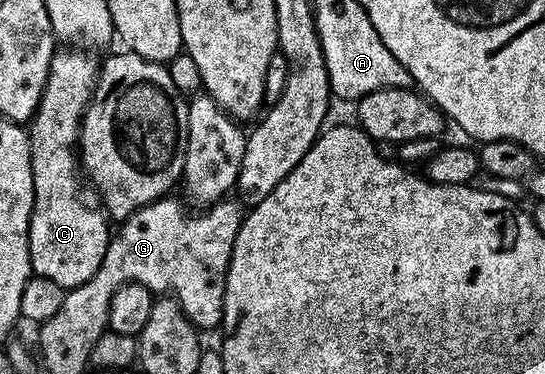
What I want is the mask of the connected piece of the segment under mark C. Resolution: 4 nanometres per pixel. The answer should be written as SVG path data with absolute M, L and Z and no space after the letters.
M57 50L53 53L43 98L27 131L33 171L33 213L29 219L29 253L33 271L43 278L51 278L51 282L59 282L59 286L68 290L83 286L83 282L87 282L87 278L91 278L95 270L99 270L103 262L103 254L107 254L107 246L111 239L111 224L100 207L92 208L85 201L85 192L81 189L82 177L79 175L81 119L85 116L85 107L93 99L93 87L97 85L99 64L96 59L93 61L89 57L92 55L82 54L77 50L65 51L69 52Z

